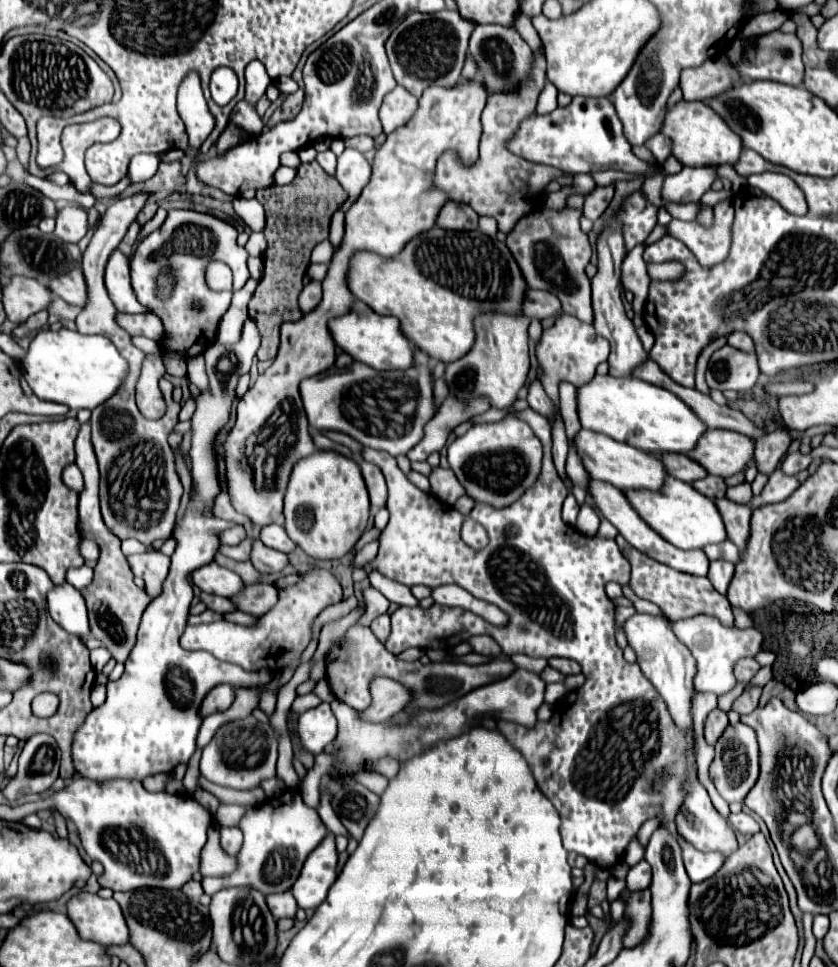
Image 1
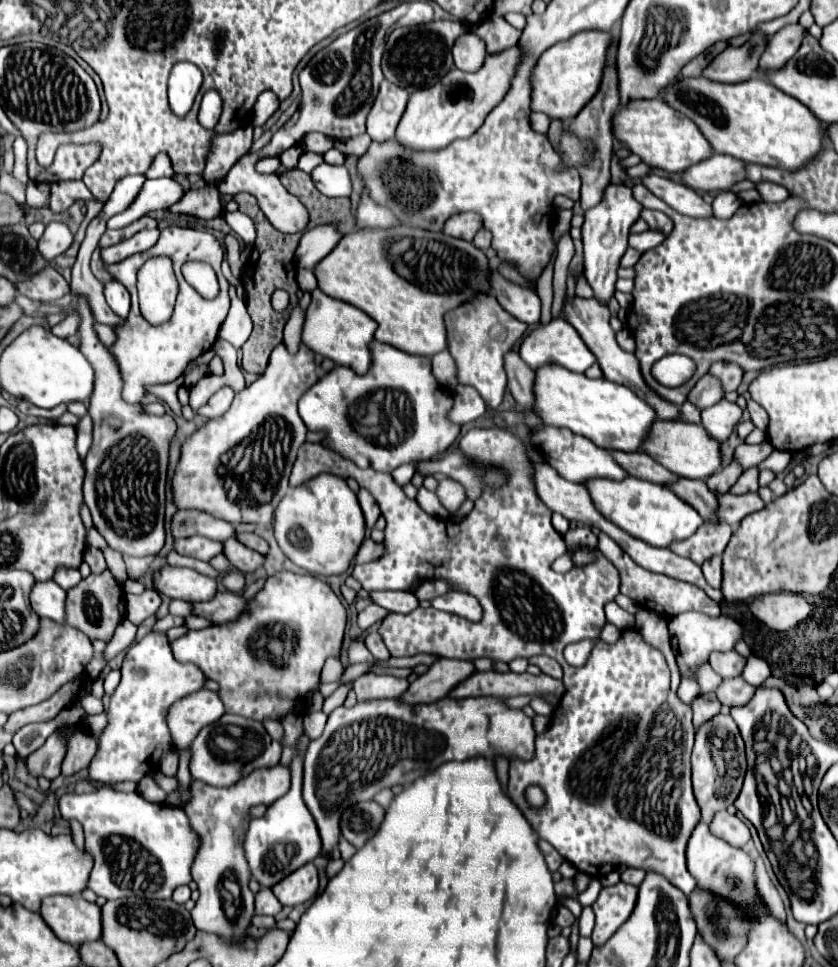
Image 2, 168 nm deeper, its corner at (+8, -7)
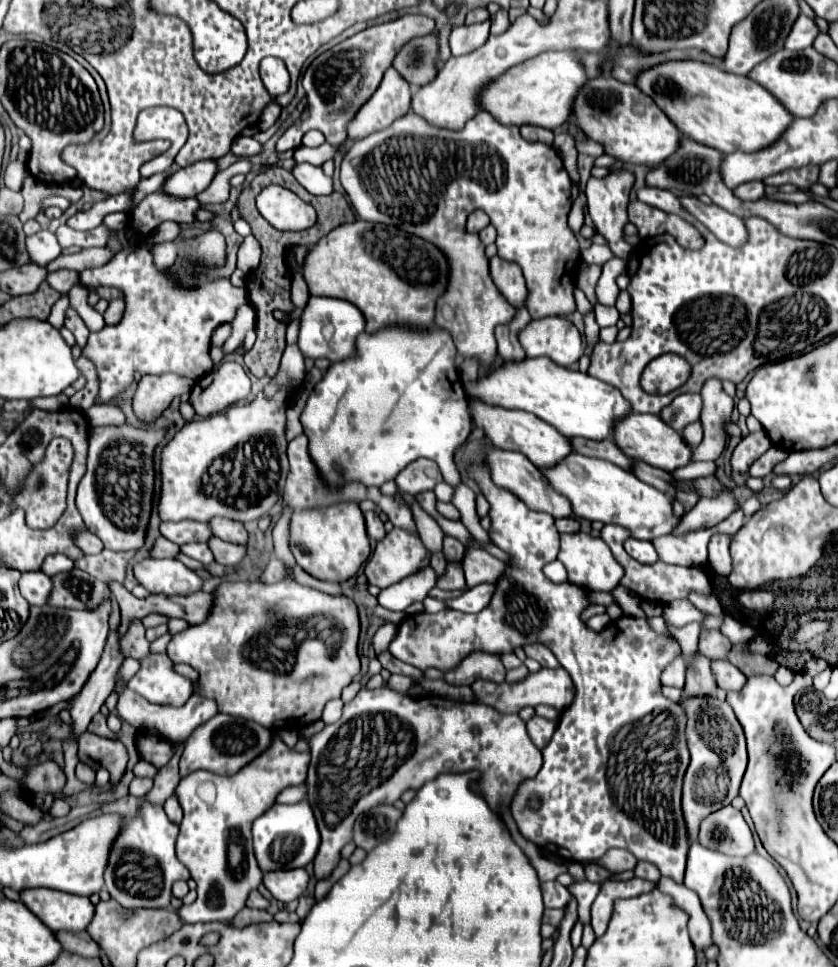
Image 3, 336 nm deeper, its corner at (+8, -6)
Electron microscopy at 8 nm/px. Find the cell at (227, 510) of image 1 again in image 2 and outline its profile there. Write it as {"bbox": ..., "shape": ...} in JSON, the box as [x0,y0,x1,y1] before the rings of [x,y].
{"bbox":[171,508,235,542],"shape":[[[181,508],[173,516],[171,532],[175,538],[187,538],[187,536],[201,534],[201,536],[225,542],[227,538],[231,538],[235,534],[235,528],[233,528],[233,524],[229,524],[221,518],[215,518],[205,510]]]}

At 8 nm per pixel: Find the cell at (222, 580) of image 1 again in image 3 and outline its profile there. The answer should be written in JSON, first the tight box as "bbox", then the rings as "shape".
{"bbox":[133,559,203,595],"shape":[[[143,559],[133,565],[139,585],[149,593],[163,595],[191,595],[201,589],[203,579],[175,559]]]}

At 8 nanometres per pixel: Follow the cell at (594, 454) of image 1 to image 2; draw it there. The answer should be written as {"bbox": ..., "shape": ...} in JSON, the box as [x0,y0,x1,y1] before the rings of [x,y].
{"bbox":[533,426,627,484],"shape":[[[547,426],[547,428],[539,428],[539,436],[533,436],[535,444],[541,446],[541,450],[547,456],[547,462],[567,480],[577,482],[577,484],[585,484],[587,480],[593,478],[609,478],[609,480],[625,480],[627,472],[615,462],[615,458],[611,456],[609,450],[605,448],[597,448],[591,440],[573,434],[567,428],[555,428],[555,426]]]}

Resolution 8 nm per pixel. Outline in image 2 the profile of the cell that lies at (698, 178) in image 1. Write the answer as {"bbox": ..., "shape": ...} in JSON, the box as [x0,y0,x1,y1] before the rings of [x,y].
{"bbox":[681,154,743,192],"shape":[[[713,154],[703,164],[693,164],[681,176],[681,184],[695,192],[721,192],[743,180],[743,162],[733,156]]]}

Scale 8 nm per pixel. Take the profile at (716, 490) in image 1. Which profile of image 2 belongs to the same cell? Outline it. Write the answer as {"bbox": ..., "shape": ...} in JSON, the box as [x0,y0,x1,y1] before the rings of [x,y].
{"bbox":[705,462,743,494],"shape":[[[731,462],[729,466],[725,466],[725,468],[721,468],[719,472],[715,472],[713,476],[709,476],[705,482],[707,482],[707,488],[711,490],[711,492],[715,492],[715,494],[723,494],[723,492],[727,492],[735,482],[737,482],[737,478],[739,478],[739,474],[741,474],[743,470],[739,468],[739,464],[737,462]]]}

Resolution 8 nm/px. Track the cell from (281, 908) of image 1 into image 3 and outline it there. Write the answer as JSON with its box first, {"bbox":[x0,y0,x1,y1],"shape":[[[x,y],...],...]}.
{"bbox":[245,889,269,909],"shape":[[[255,889],[255,891],[249,893],[245,905],[251,907],[251,909],[267,909],[267,907],[269,907],[269,901],[267,901],[267,899],[265,899],[265,897]]]}

